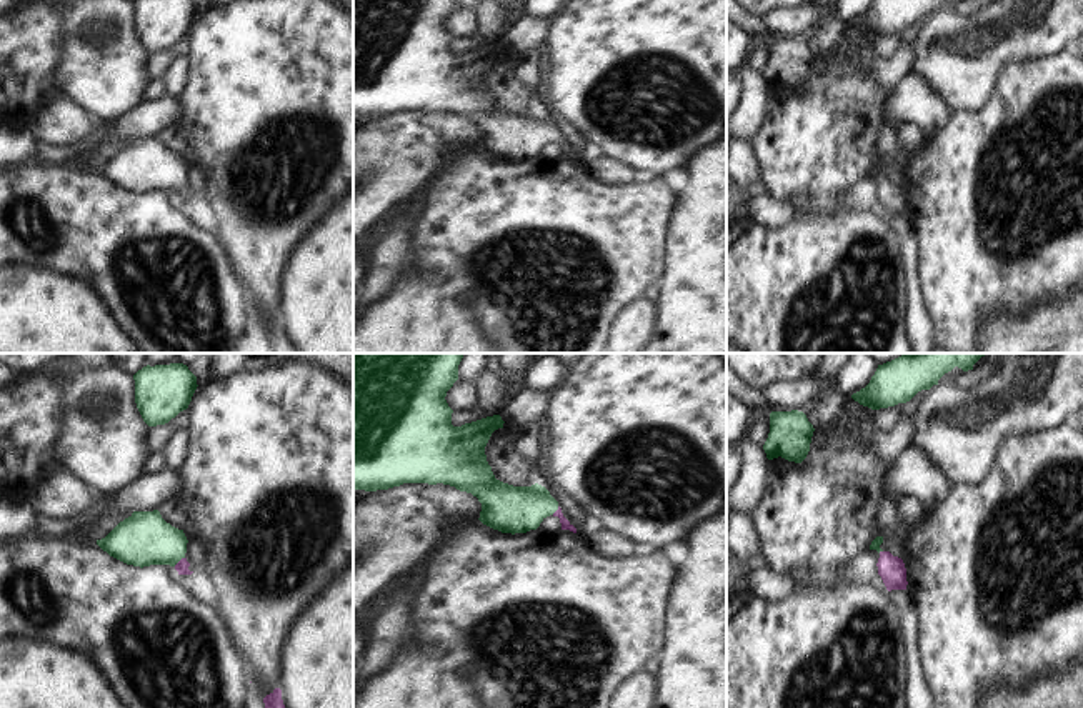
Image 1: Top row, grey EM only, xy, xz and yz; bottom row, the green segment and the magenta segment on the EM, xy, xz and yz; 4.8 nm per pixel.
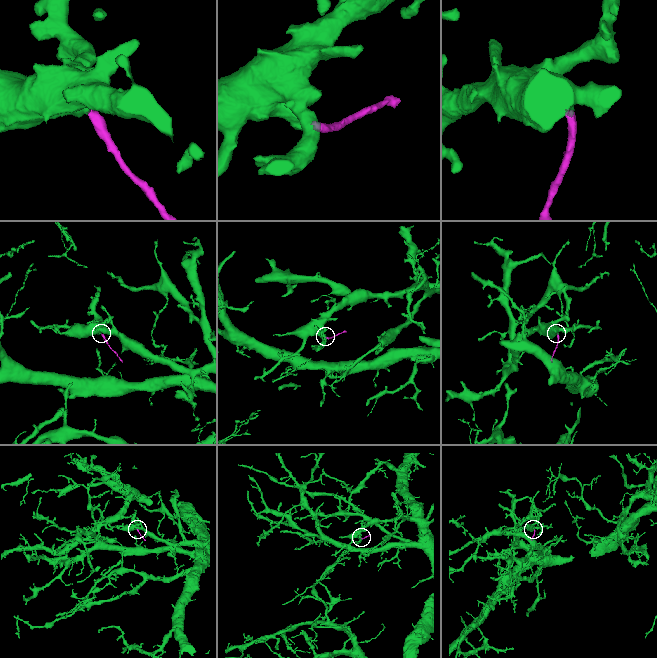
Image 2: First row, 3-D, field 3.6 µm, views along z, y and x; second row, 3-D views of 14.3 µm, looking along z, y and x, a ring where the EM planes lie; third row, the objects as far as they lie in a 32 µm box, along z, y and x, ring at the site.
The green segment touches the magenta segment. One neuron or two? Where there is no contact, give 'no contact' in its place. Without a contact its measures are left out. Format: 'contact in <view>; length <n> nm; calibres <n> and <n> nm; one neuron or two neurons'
contact in xy; length 70 nm; calibres 260 and 60 nm; one neuron

